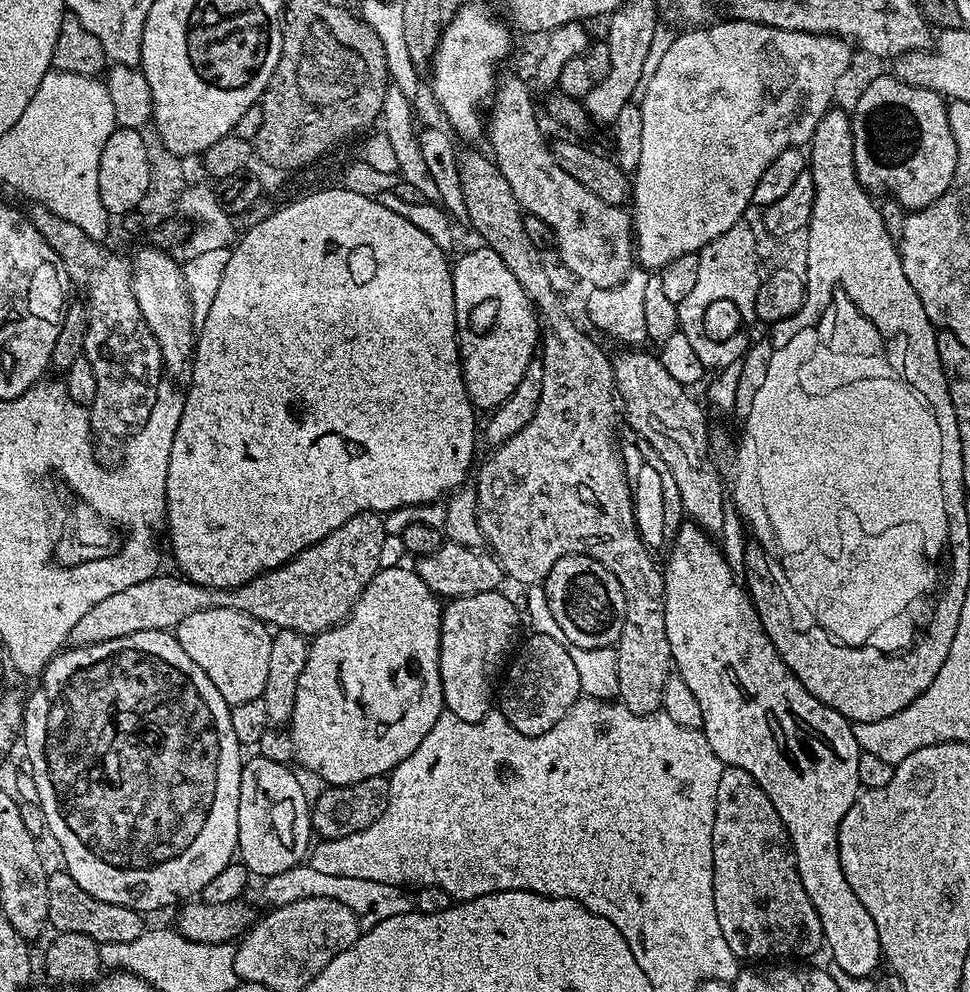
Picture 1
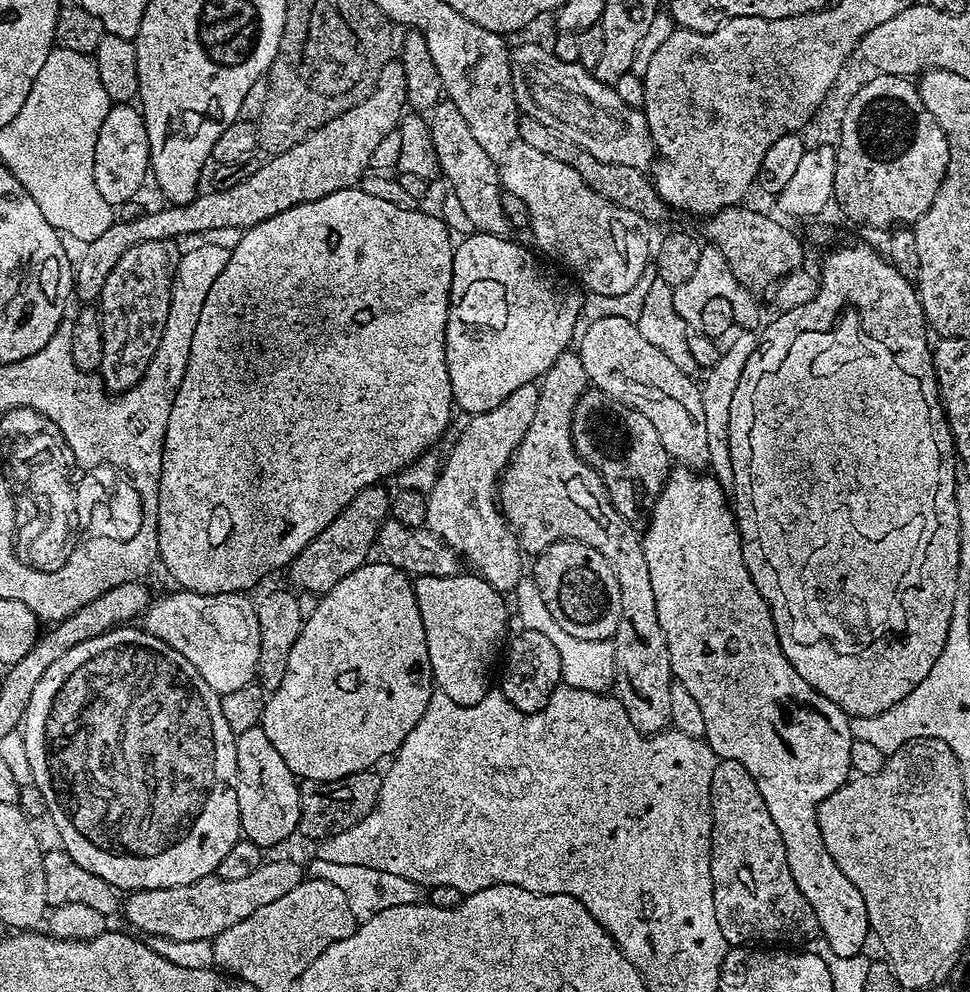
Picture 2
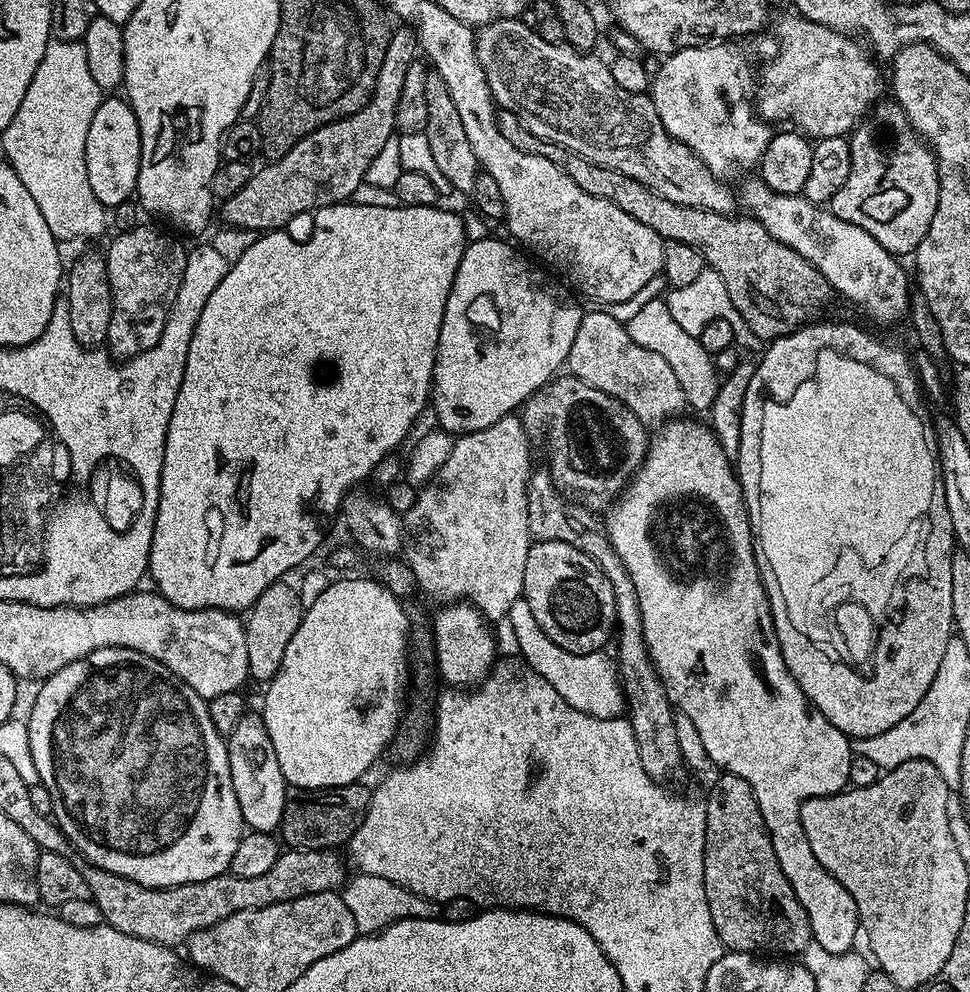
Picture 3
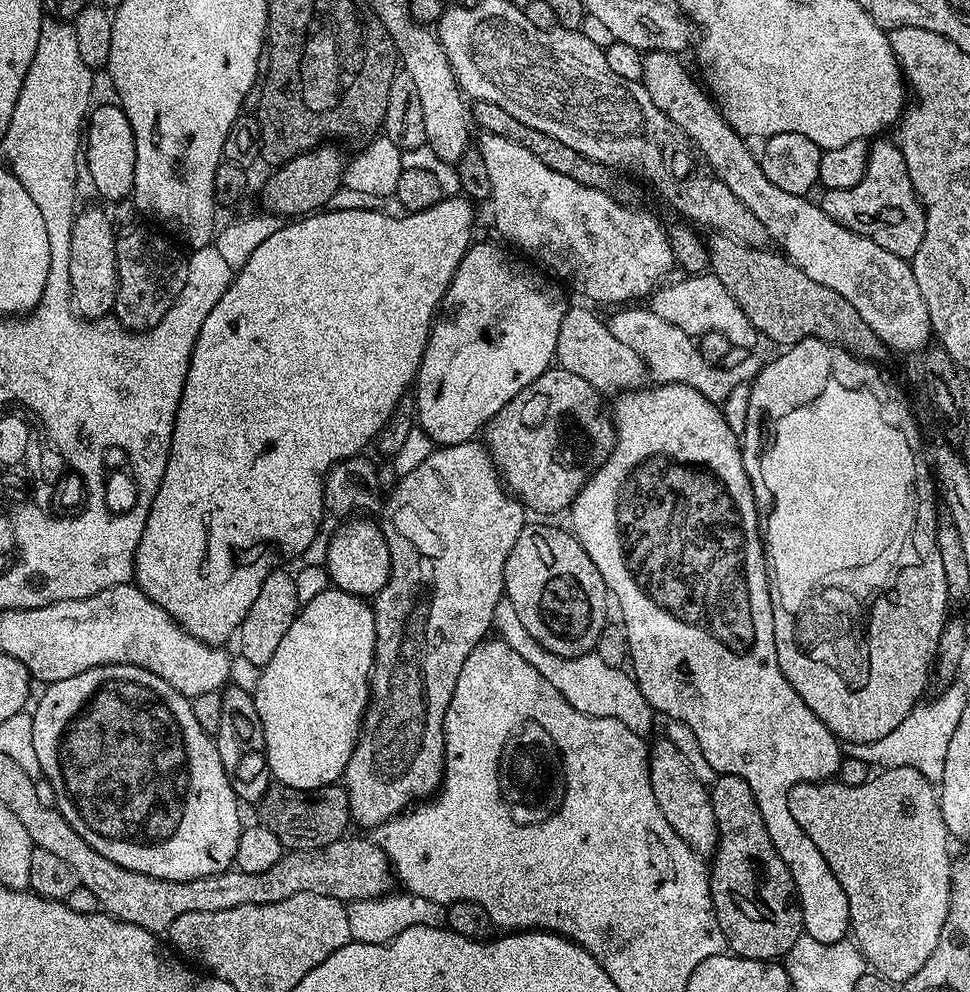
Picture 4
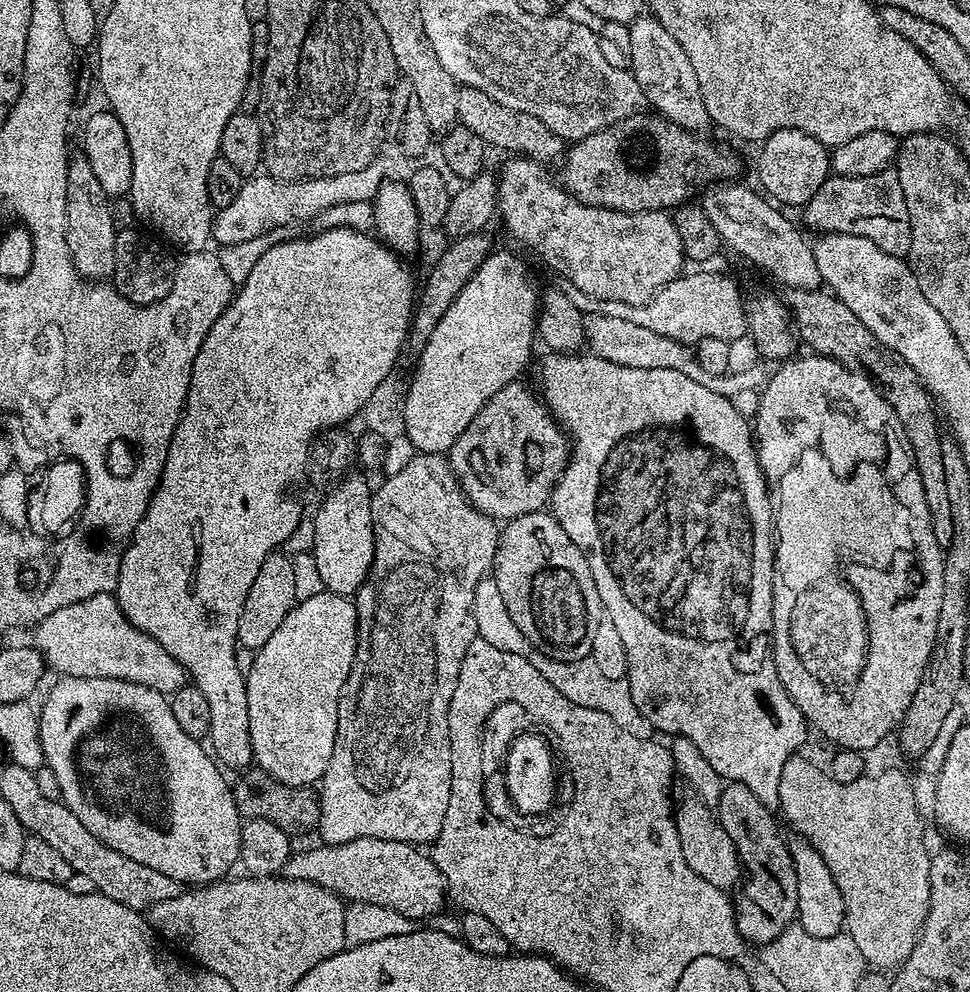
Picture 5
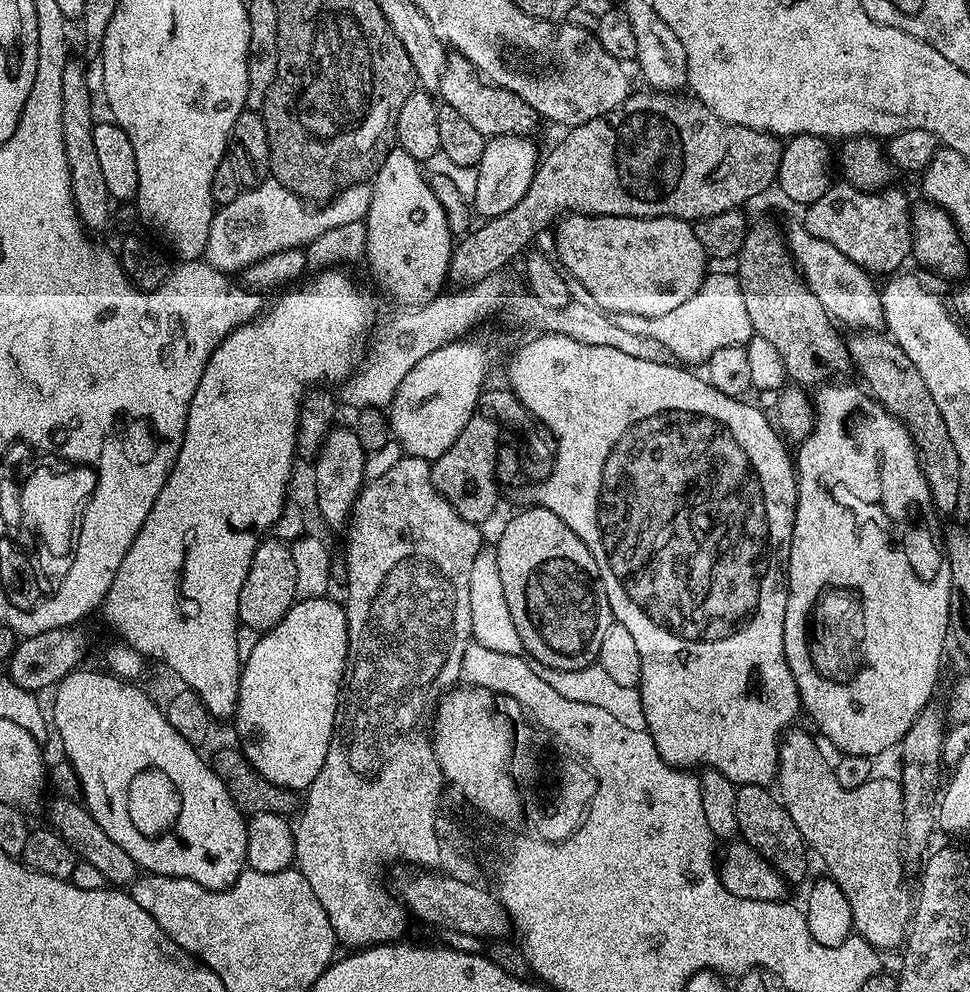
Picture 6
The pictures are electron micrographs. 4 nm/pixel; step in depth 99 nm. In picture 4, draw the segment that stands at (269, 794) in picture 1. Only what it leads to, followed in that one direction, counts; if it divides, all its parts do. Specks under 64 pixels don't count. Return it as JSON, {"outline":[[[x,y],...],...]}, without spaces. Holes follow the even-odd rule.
{"outline":[[[231,686],[223,689],[220,701],[222,722],[214,734],[214,739],[218,758],[222,758],[222,770],[226,770],[226,778],[237,800],[245,805],[255,805],[270,786],[268,760],[264,757],[264,731],[258,718],[256,701],[253,693]]]}

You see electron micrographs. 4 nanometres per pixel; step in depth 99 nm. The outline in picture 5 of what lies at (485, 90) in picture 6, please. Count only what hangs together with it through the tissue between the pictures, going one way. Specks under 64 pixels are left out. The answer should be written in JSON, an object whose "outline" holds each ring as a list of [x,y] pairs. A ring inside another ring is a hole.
{"outline":[[[461,87],[458,91],[458,114],[459,123],[465,124],[478,138],[482,138],[485,145],[496,148],[505,148],[508,154],[519,154],[521,157],[534,160],[537,164],[551,165],[551,160],[559,161],[565,155],[566,144],[561,140],[546,122],[538,122],[530,114],[522,114],[502,106],[490,94],[482,94],[477,88]]]}

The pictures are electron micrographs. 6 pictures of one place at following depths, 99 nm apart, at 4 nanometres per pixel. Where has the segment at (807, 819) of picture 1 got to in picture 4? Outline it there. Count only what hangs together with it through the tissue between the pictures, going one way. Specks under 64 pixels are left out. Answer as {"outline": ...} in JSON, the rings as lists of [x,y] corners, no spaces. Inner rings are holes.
{"outline":[[[661,384],[656,388],[641,386],[635,390],[624,390],[615,397],[616,405],[610,408],[610,419],[614,425],[615,440],[612,452],[604,459],[584,484],[573,502],[570,515],[572,525],[570,531],[582,546],[588,563],[598,575],[604,579],[606,587],[612,591],[616,604],[620,607],[620,616],[624,619],[622,631],[628,637],[630,653],[630,672],[640,688],[640,699],[649,709],[661,712],[668,720],[686,723],[694,730],[702,754],[710,762],[710,766],[718,774],[737,776],[750,786],[754,798],[758,802],[758,810],[762,814],[762,822],[766,822],[766,834],[770,834],[770,842],[774,842],[774,850],[786,862],[796,887],[796,897],[800,900],[800,909],[804,919],[804,932],[823,944],[839,944],[850,932],[850,906],[846,902],[846,890],[842,890],[842,882],[834,878],[830,866],[826,866],[826,858],[822,858],[822,850],[810,842],[806,830],[794,822],[794,814],[790,814],[788,795],[796,784],[805,782],[824,782],[835,777],[840,771],[842,759],[841,741],[832,731],[802,702],[802,698],[790,686],[790,682],[782,674],[778,666],[778,654],[774,646],[774,614],[772,613],[772,594],[770,587],[770,569],[764,554],[762,539],[762,516],[756,513],[756,496],[754,485],[748,477],[744,465],[744,454],[738,435],[727,425],[721,405],[715,400],[707,400],[698,390],[685,384]]]}

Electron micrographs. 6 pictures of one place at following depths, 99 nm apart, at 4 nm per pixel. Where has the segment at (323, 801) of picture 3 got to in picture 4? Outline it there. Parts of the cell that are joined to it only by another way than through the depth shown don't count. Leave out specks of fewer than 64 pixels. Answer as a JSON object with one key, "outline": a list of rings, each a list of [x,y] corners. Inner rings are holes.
{"outline":[[[273,783],[258,802],[259,808],[259,823],[278,834],[278,842],[282,842],[285,850],[294,852],[326,846],[341,839],[350,828],[348,792],[342,786],[303,792],[285,784]]]}

